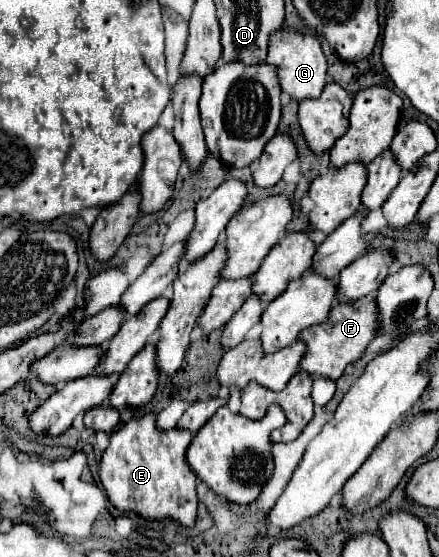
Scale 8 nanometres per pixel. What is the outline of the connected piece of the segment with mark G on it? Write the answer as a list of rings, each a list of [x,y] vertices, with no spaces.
[[[281,28],[279,32],[275,32],[275,36],[271,36],[267,62],[277,66],[279,84],[281,84],[281,88],[285,92],[291,94],[291,98],[303,100],[303,98],[321,96],[321,92],[325,88],[327,60],[325,60],[325,54],[321,50],[321,42],[319,42],[319,38],[315,34],[305,34],[305,32]]]

